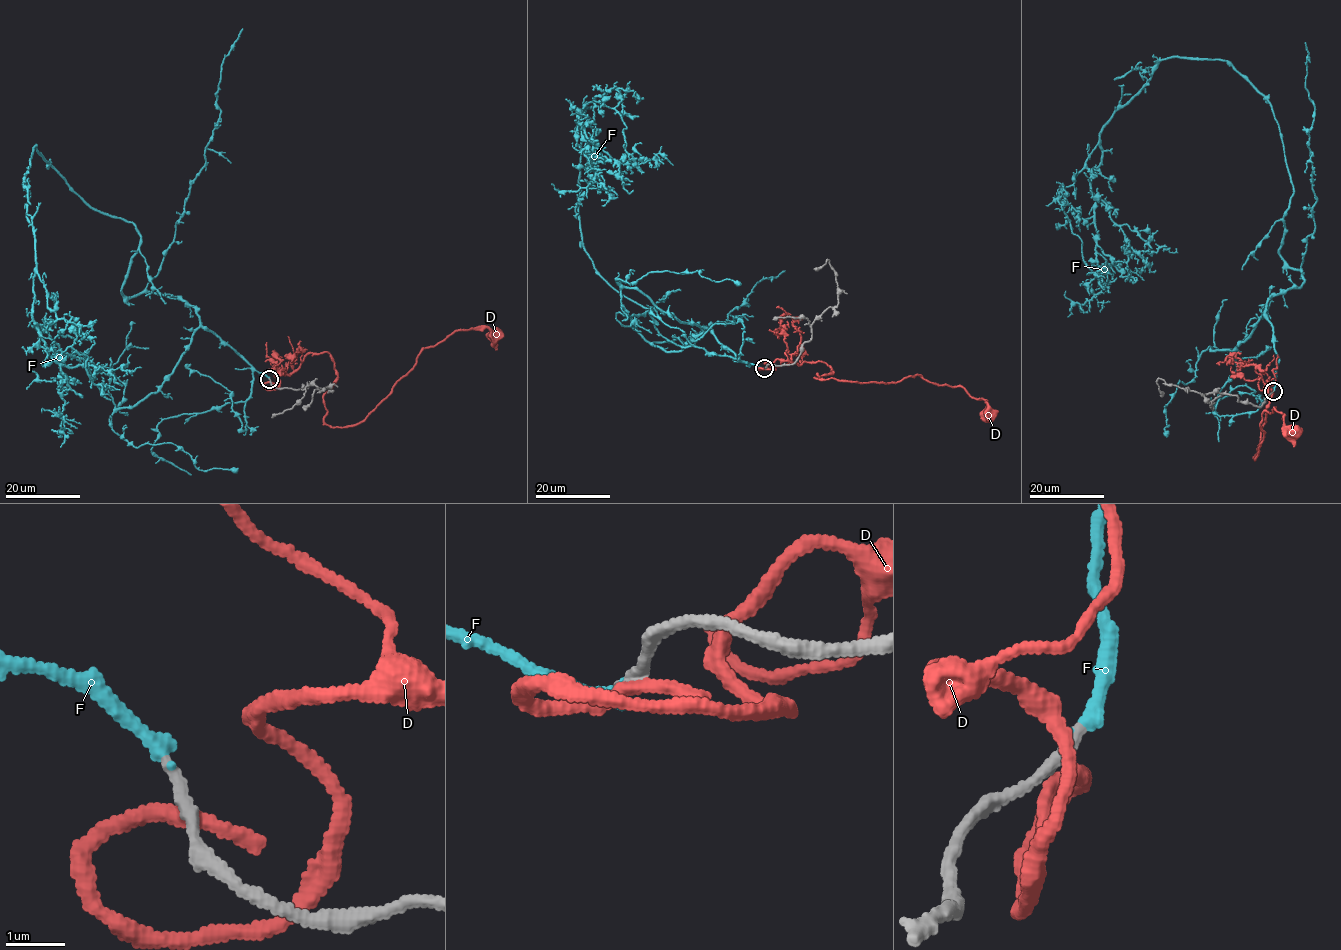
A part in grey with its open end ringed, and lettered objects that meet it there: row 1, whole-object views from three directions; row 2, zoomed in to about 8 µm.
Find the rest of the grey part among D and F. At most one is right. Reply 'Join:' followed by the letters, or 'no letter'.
Join: F

